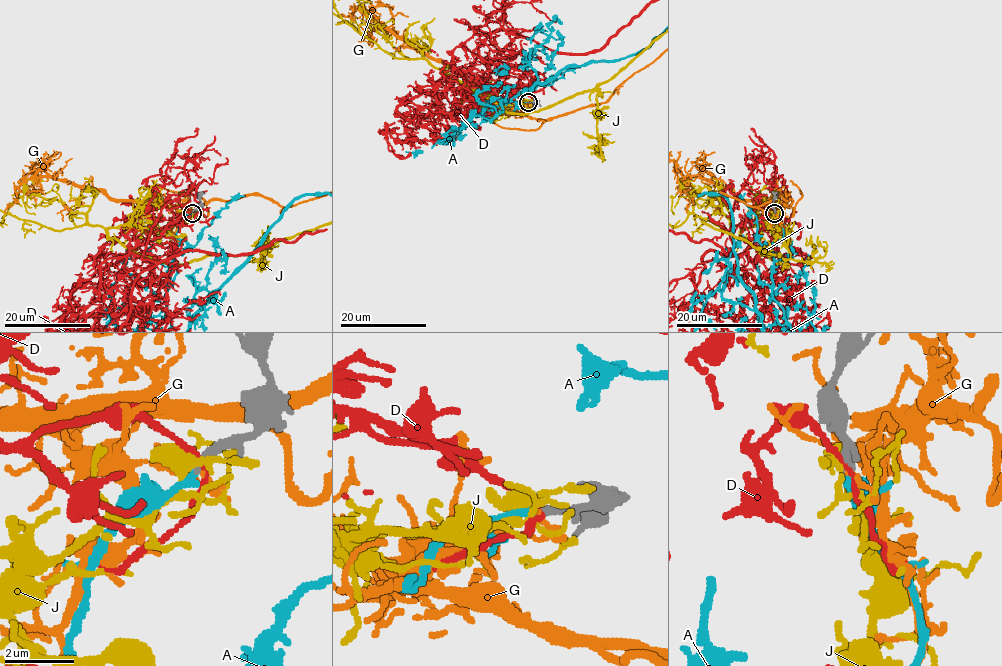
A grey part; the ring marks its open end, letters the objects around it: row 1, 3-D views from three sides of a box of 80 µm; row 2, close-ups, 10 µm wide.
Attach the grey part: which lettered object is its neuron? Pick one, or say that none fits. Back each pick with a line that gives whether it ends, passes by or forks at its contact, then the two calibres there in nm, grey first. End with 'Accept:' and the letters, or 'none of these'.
A: it ends there; 240 nm thick on the grey side, 200 nm on the other
Accept: A

